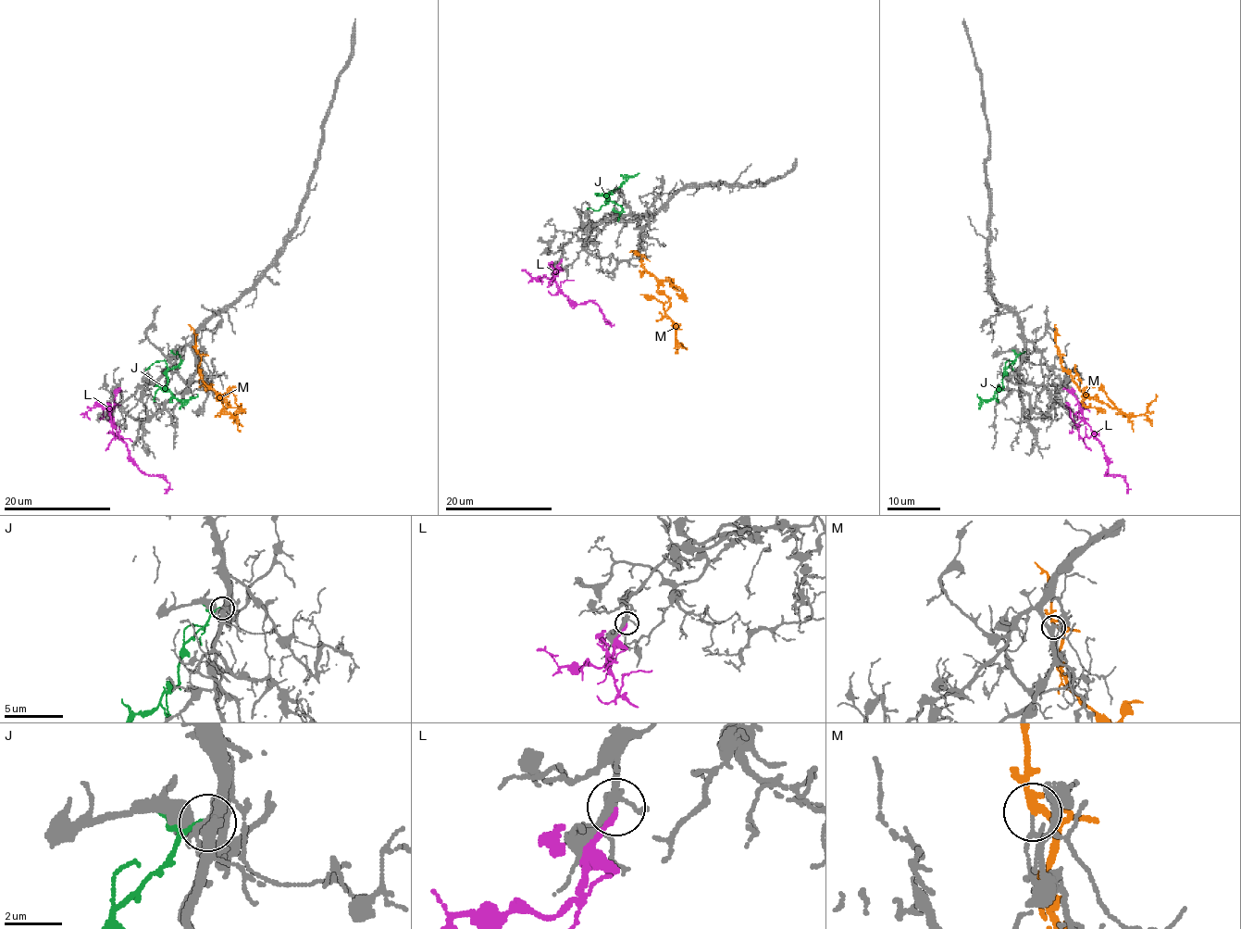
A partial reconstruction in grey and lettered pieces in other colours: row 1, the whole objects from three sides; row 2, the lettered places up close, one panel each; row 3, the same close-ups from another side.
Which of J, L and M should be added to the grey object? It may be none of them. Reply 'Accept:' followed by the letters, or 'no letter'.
Accept: no letter

